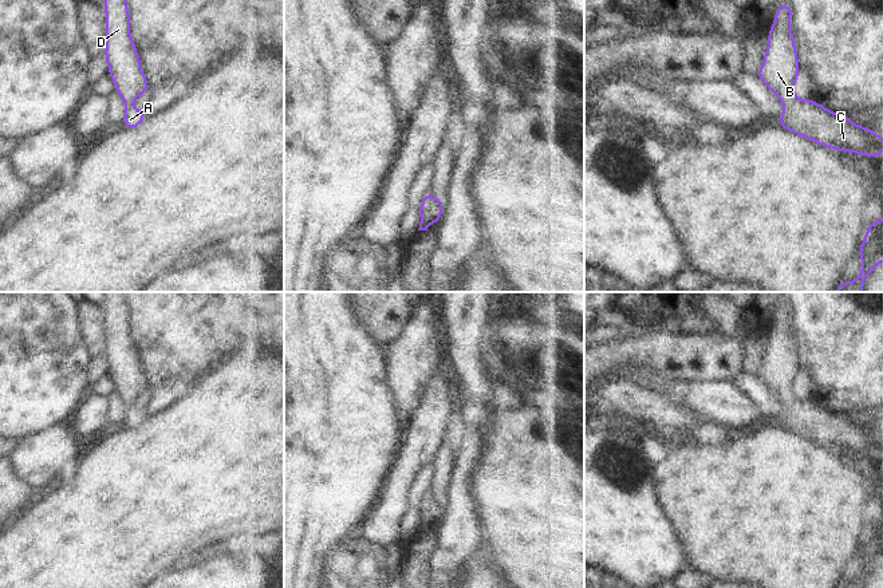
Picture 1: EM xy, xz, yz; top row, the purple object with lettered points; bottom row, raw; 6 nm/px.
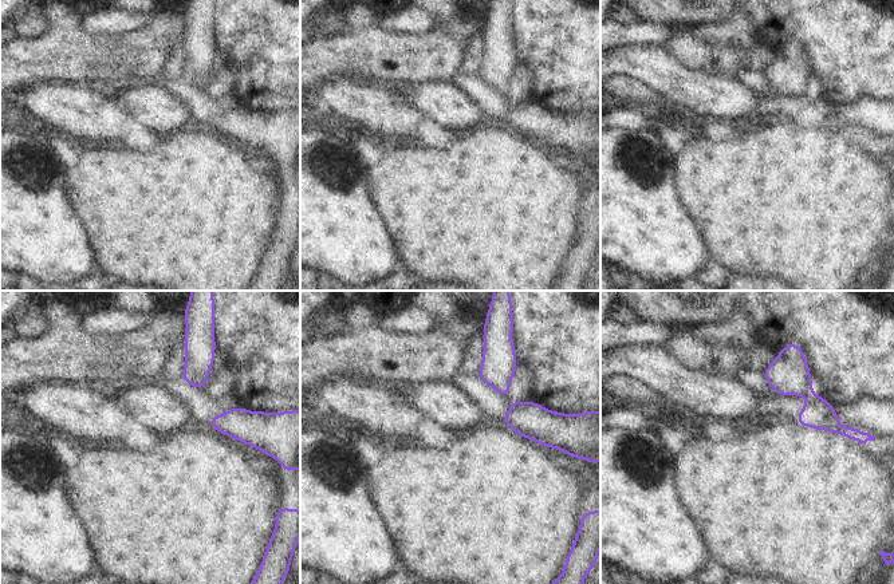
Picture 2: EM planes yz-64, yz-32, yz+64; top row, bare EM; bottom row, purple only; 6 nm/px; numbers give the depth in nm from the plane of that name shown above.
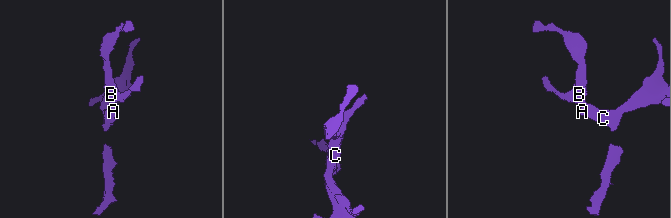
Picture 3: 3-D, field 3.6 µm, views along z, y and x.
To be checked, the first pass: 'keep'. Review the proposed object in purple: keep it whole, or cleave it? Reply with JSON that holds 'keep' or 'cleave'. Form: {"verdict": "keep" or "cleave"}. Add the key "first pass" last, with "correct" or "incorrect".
{"verdict": "keep", "first pass": "correct"}

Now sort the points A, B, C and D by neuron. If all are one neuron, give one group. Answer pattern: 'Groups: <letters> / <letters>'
Groups: A B C D

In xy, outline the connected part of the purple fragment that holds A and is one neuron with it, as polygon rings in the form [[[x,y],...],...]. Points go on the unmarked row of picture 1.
[[[105,292],[103,309],[106,312],[106,350],[103,355],[109,366],[109,376],[126,405],[122,423],[126,430],[134,430],[146,419],[147,413],[134,410],[131,405],[138,395],[149,392],[150,386],[130,336],[130,309],[125,301],[125,292]]]

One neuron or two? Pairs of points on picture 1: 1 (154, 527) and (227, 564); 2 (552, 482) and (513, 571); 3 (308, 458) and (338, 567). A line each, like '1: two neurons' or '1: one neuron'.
1: two neurons
2: one neuron
3: two neurons

